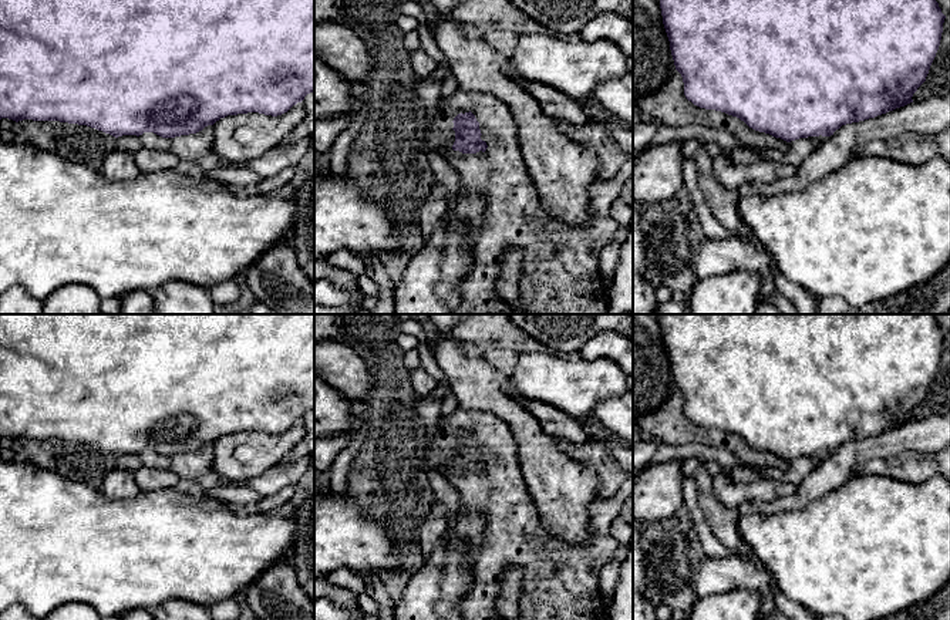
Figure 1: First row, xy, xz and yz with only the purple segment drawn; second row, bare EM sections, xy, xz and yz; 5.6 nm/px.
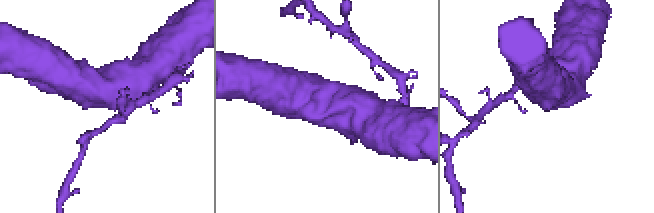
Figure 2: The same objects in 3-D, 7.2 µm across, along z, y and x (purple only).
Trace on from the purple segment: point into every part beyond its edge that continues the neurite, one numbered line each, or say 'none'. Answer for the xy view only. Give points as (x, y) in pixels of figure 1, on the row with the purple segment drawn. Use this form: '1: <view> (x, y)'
none

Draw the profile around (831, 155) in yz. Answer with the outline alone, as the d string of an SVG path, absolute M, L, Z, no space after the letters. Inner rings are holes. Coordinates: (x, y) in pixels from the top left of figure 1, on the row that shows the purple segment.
M950 95L910 102L875 118L842 125L831 137L825 137L822 145L798 166L794 176L772 183L754 182L740 192L772 196L804 191L848 164L859 148L870 142L889 141L904 132L937 134L947 125L950 125Z

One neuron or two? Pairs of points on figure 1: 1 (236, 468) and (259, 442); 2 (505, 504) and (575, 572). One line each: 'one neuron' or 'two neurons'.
1: one neuron
2: one neuron

